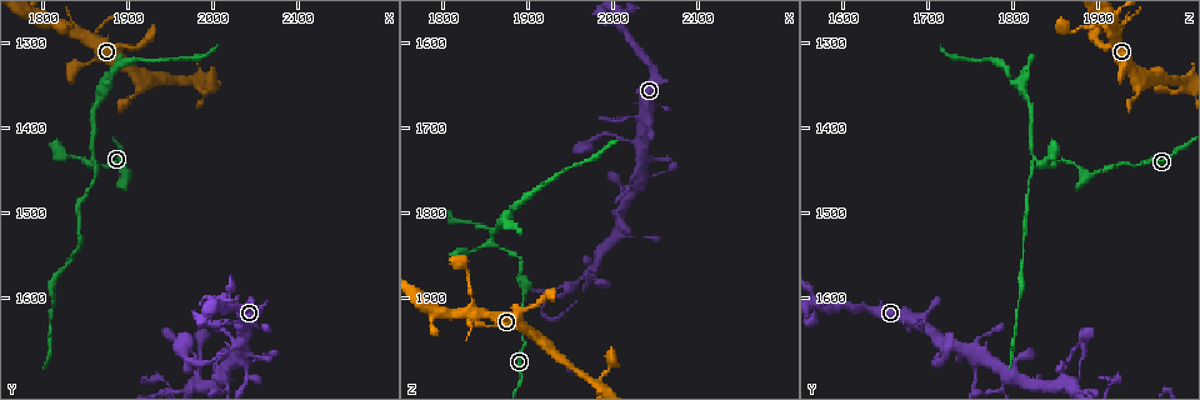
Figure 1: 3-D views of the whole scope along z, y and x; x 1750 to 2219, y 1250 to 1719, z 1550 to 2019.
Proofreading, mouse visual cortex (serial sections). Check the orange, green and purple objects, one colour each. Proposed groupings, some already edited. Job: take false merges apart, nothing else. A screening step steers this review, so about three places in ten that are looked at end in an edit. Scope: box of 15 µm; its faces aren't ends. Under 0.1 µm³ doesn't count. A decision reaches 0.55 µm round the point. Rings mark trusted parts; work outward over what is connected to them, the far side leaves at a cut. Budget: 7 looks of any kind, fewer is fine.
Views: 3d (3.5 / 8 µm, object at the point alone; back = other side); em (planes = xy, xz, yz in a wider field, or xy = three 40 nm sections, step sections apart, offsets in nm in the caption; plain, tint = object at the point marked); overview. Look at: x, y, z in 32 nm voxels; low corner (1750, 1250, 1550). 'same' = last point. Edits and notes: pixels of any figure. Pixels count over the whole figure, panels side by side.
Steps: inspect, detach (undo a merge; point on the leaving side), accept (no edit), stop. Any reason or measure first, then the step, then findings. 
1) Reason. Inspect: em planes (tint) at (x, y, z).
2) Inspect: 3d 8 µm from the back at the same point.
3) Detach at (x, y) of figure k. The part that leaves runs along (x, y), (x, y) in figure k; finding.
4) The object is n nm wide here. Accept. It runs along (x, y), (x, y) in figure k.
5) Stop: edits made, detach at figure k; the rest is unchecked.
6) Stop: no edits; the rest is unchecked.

A narrow waist. Inspect: 3d 3.5 µm from the back at (1895, 1455, 1900).

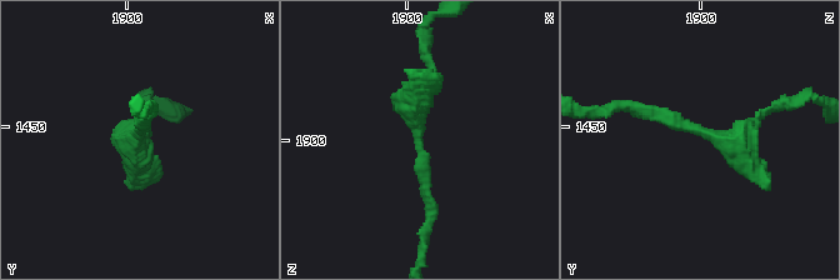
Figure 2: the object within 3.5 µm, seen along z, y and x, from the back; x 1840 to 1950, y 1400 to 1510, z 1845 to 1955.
Need the tissue. Inspect: em xy step 2 (tint) at (1896, 1452, 1899).

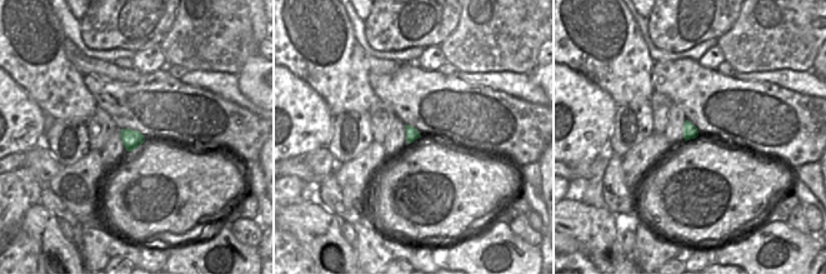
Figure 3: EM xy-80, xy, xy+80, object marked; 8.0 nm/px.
Accept. It runs along (431, 209), (416, 115), (431, 68) in figure 2; continuous, no second cell.

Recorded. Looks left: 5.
Four or more arms meet. Inspect: 3d 3.5 µm at (1860, 1445, 1835).

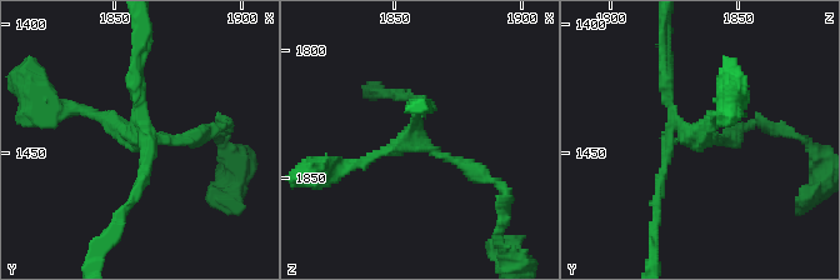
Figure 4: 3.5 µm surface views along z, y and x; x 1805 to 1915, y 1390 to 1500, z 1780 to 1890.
4 arms meet here; the arms are 150, 150, 150, 200 nm wide. Inspect: em xy step 3 (plain) at (1857, 1442, 1831).

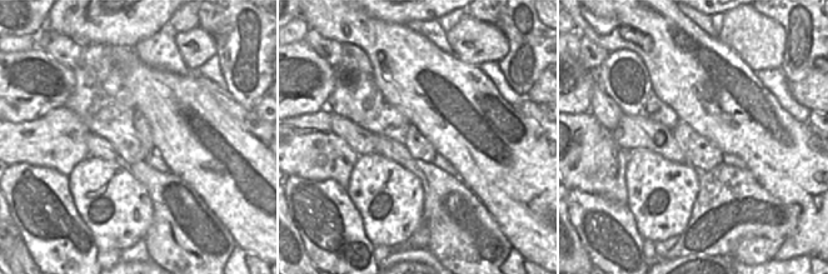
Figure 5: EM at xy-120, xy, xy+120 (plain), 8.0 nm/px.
Inspect: em xy step 3 (tint) at the same point.

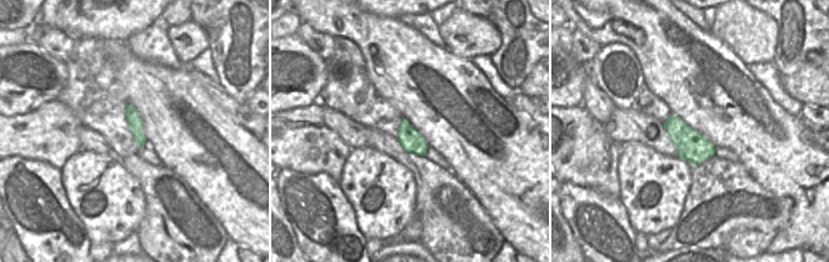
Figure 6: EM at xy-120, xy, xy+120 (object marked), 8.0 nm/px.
Detach at (138, 66) of figure 4. The part that leaves runs along (140, 115), (140, 34) in figure 4; a second cell is stuck on.

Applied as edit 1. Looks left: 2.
Stop: edits made, detach at figure 4; the rest is unchecked.

